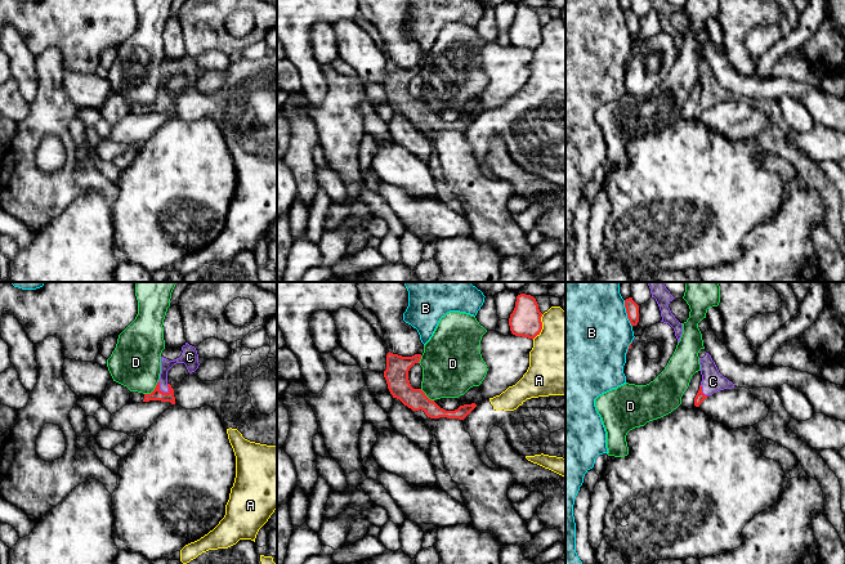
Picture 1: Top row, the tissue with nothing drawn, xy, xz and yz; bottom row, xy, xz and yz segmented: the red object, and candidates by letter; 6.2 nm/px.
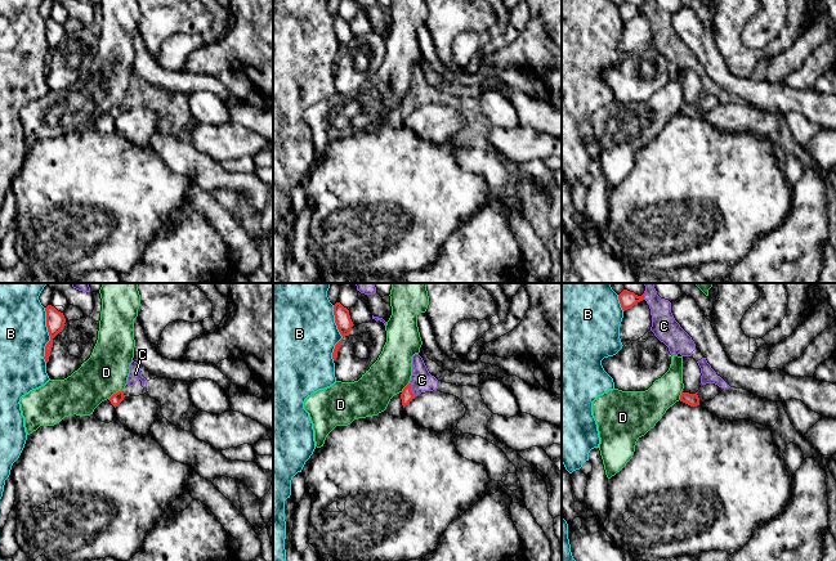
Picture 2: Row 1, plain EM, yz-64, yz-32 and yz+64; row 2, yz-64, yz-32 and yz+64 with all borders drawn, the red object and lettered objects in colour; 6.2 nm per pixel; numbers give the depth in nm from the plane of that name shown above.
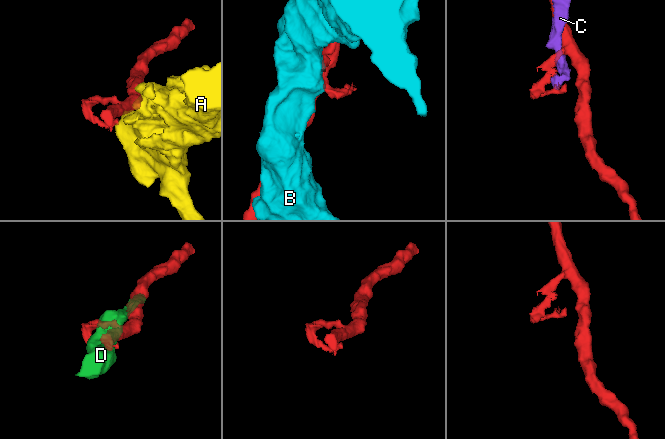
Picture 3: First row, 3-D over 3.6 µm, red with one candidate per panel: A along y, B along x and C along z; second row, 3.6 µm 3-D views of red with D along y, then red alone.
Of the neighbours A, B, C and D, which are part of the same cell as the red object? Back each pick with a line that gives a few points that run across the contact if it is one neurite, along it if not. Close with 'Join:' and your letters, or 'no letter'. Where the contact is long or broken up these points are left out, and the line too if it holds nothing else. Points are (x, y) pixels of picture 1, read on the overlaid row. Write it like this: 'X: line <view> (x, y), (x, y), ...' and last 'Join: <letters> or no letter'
Join: C

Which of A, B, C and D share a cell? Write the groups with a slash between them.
A / B / C / D

